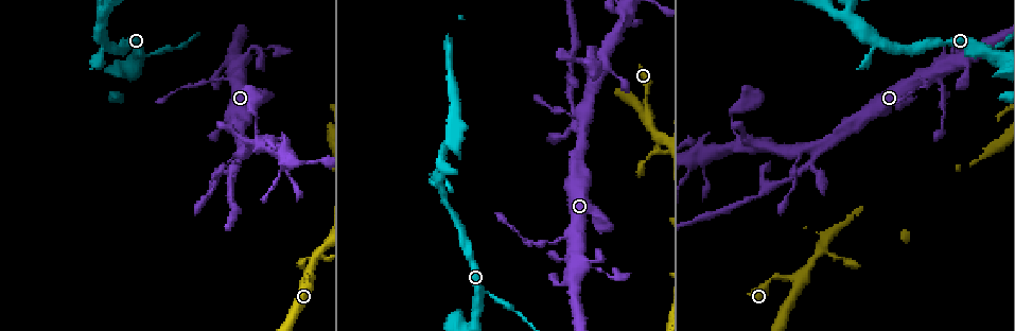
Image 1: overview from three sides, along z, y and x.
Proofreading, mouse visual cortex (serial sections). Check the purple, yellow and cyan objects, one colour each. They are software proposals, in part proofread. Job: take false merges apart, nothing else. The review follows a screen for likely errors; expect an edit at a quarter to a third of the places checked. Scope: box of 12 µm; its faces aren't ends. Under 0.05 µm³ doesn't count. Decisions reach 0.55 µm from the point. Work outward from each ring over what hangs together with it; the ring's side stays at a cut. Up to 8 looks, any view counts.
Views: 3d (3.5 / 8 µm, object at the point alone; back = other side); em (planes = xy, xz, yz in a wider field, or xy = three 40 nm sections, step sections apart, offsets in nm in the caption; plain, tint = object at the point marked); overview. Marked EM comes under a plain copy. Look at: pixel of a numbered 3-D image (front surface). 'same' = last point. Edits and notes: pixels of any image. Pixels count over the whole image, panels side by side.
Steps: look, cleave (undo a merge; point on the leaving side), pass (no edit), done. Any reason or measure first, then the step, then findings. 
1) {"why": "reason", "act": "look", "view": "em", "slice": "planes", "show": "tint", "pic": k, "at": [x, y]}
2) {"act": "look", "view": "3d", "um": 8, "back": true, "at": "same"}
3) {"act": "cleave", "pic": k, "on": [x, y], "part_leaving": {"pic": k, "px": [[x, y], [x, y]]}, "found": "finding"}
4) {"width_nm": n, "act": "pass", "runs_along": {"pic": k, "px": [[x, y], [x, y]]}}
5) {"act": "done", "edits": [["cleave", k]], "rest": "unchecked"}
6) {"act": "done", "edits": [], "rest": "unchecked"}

{"why": "abrupt turn", "act": "look", "view": "3d", "um": 3.5, "pic": 1, "at": [657, 141]}

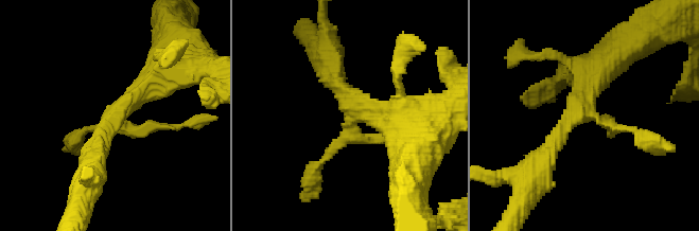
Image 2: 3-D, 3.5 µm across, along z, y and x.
{"why": "shape alone is not enough", "act": "look", "view": "em", "slice": "xy", "step": 2, "show": "tint", "pic": 2, "at": [584, 117]}

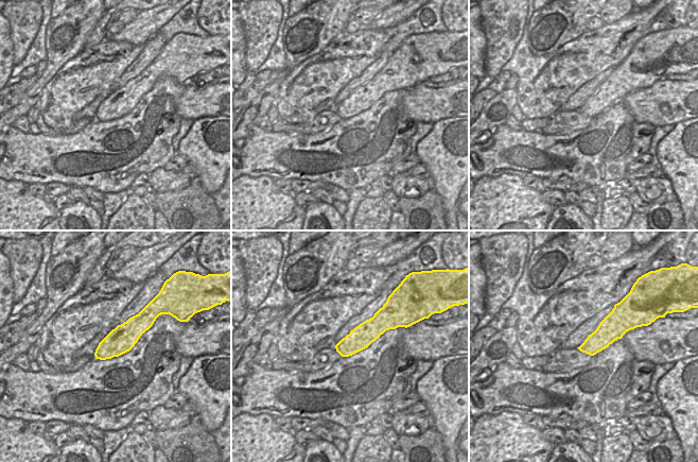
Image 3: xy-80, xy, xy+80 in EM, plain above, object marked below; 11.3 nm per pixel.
{"width_nm": 260, "act": "pass", "runs_along": {"pic": 2, "px": [[546, 158], [576, 112], [639, 135]]}, "found": "continuous, no second cell"}

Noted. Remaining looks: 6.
{"why": "narrows sharply", "act": "look", "view": "3d", "um": 3.5, "pic": 1, "at": [443, 194]}

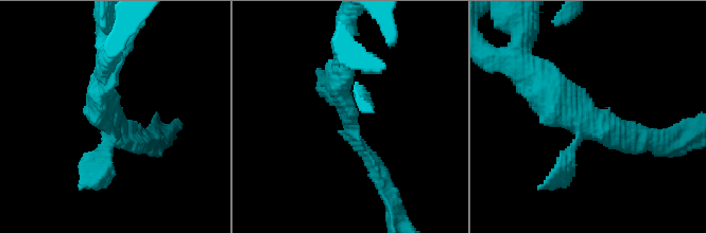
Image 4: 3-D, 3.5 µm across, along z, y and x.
{"why": "now the EM", "act": "look", "view": "em", "slice": "xy", "step": 3, "show": "tint", "pic": 4, "at": [109, 127]}

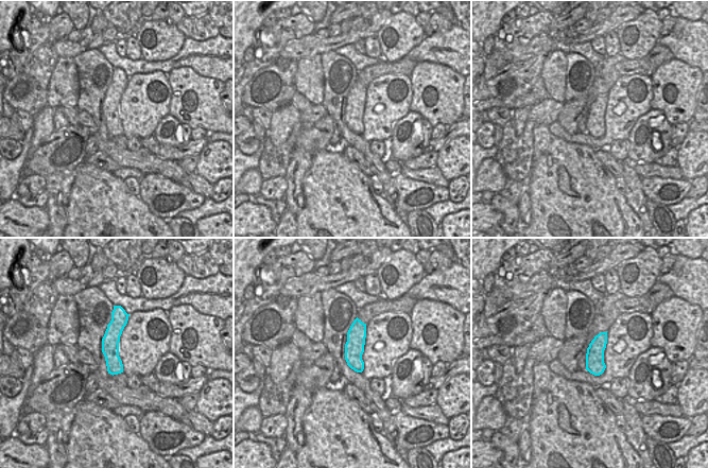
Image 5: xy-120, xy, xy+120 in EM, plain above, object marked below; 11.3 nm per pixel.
{"width_nm": 220, "act": "pass", "runs_along": {"pic": 4, "px": [[644, 142], [596, 131], [538, 76]]}, "found": "continuous, no second cell"}

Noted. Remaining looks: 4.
{"why": "branch point", "act": "look", "view": "3d", "um": 3.5, "pic": 1, "at": [819, 147]}

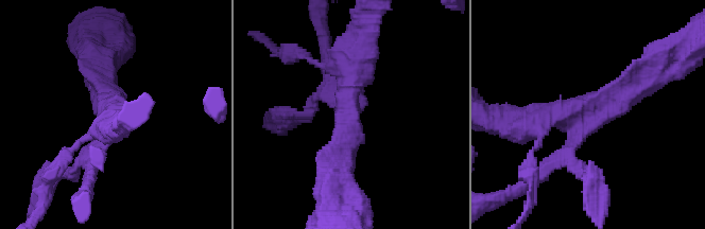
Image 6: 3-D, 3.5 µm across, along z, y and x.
{"why": "now the EM", "act": "look", "view": "em", "slice": "xy", "step": 3, "show": "tint", "pic": 6, "at": [586, 108]}

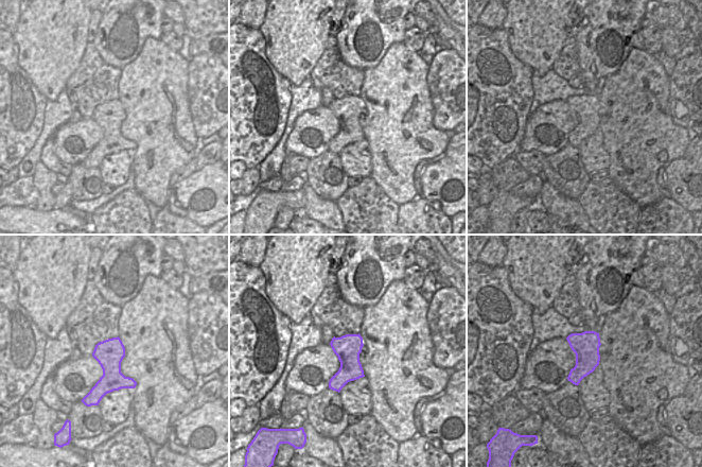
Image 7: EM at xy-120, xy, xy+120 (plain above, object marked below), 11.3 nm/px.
{"arm_widths_nm": [200, 350, 350], "act": "pass", "runs_along": {"pic": 6, "px": [[645, 72], [629, 91], [522, 121]]}, "found": "all the same cell"}

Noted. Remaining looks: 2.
{"act": "done", "edits": [], "rest": "unchecked"}

